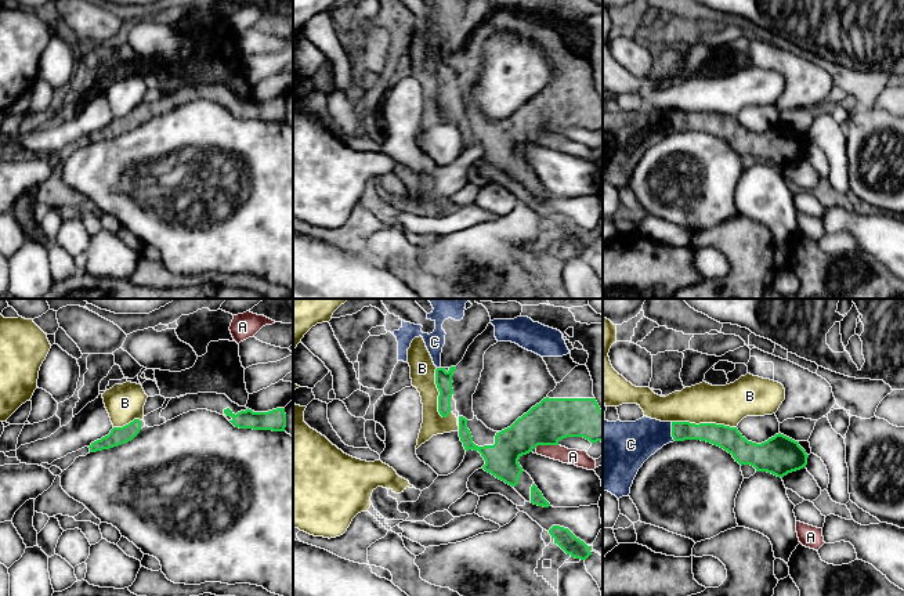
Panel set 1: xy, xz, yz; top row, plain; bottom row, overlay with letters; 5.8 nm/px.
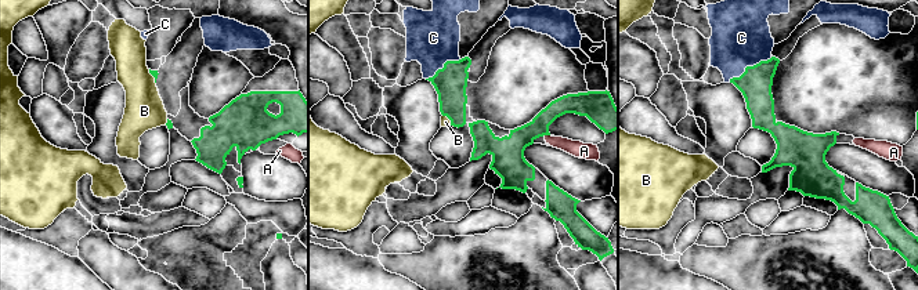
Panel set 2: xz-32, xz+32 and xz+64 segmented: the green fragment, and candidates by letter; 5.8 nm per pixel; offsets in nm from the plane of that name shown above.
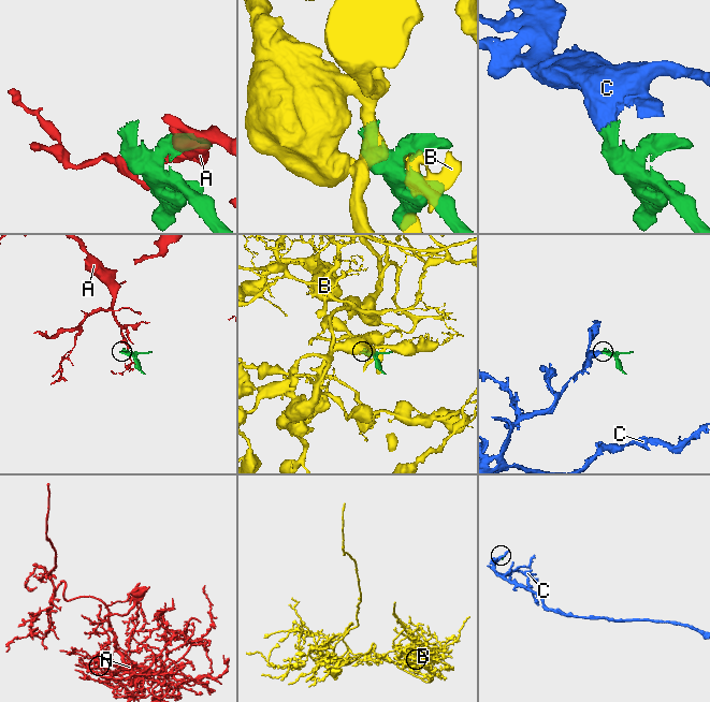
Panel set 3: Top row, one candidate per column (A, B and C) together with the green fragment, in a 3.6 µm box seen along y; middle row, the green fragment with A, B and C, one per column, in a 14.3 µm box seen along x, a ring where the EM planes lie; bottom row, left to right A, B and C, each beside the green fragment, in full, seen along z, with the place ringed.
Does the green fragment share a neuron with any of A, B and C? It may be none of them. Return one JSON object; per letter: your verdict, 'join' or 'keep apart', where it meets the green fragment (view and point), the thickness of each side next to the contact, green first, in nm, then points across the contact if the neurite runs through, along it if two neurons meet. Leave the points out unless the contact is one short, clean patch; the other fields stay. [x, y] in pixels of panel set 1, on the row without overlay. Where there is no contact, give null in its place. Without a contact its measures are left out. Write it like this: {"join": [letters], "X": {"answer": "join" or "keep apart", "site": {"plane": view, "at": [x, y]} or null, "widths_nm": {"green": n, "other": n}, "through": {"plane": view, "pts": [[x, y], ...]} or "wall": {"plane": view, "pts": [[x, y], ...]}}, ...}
{"join": ["C"], "A": {"answer": "keep apart", "site": {"plane": "xz", "at": [546, 134]}, "widths_nm": {"green": 260, "other": 100}}, "B": {"answer": "keep apart", "site": {"plane": "yz", "at": [704, 114]}, "widths_nm": {"green": 140, "other": 220}, "wall": {"plane": "yz", "pts": [[672, 111], [723, 114], [736, 118]]}}, "C": {"answer": "join", "site": {"plane": "yz", "at": [672, 122]}, "widths_nm": {"green": 120, "other": 260}, "through": {"plane": "yz", "pts": [[712, 123], [672, 122], [648, 125], [631, 133]]}}}

